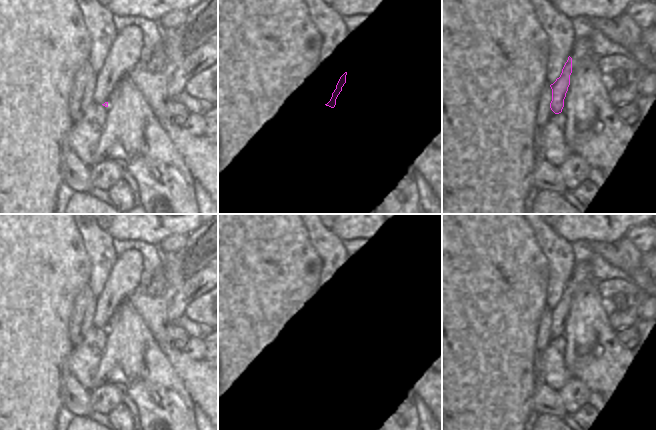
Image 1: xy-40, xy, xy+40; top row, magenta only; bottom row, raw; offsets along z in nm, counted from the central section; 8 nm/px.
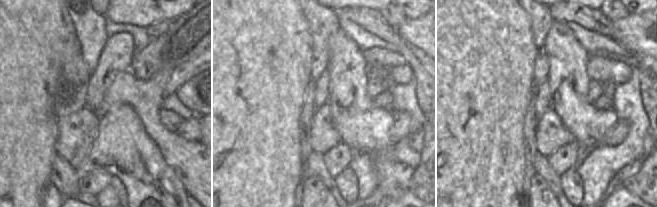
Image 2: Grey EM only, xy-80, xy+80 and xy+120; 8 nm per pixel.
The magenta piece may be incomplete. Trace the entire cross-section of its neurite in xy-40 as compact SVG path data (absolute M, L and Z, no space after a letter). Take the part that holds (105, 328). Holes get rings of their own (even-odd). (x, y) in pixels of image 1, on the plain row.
M127 250L118 256L104 285L96 298L94 327L108 331L108 323L118 307L140 286L142 255L137 250Z

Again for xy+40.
M576 262L572 269L570 280L562 293L560 301L550 309L552 313L552 325L550 327L550 332L555 338L561 337L564 331L564 323L570 309L572 284L577 284L587 278L592 278L592 267L590 263Z

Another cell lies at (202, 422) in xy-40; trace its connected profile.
M194 405L194 419L198 430L216 430L202 409Z

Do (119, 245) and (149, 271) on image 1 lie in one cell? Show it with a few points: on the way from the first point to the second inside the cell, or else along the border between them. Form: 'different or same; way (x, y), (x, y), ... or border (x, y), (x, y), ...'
same; way (130, 245), (139, 246), (149, 256), (149, 260)

